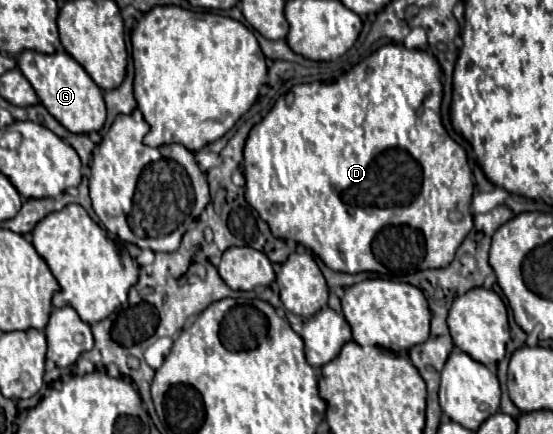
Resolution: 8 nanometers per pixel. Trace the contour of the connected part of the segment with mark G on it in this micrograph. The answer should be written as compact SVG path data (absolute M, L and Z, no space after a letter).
M24 51L18 57L18 67L20 67L22 75L30 81L40 103L70 133L92 133L92 131L100 131L104 127L106 105L104 105L102 91L92 81L92 77L66 51L58 51L54 55Z

